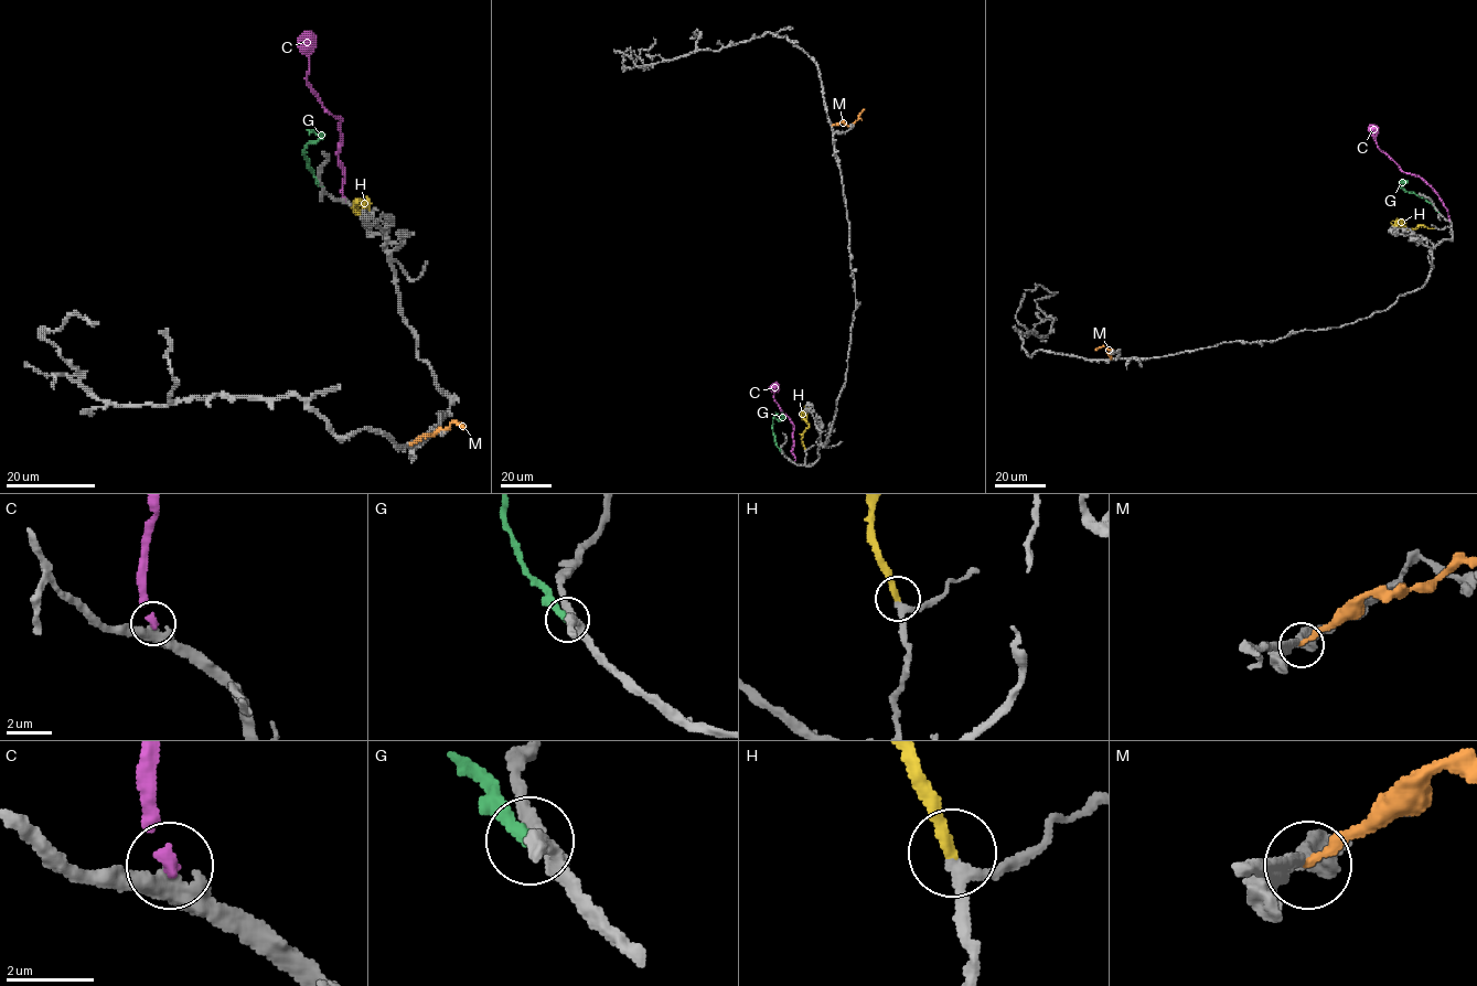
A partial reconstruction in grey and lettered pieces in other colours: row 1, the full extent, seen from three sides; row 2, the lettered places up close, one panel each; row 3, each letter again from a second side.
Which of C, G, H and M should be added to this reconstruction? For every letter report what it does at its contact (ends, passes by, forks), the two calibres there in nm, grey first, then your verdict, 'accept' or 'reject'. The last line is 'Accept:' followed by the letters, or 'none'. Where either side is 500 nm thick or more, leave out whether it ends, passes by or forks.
C: it ends; calibres 380 and 220 nm; reject
G: it ends; calibres 300 and 280 nm; reject
H: it ends; calibres 200 and 260 nm; accept
M: it ends; calibres 440 and 240 nm; reject
Accept: H

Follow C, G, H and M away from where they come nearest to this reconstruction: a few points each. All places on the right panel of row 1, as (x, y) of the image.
C: (1448, 220), (1448, 211), (1430, 185), (1419, 175), (1404, 173), (1378, 148), (1371, 125)
G: (1438, 212), (1431, 203), (1405, 192), (1401, 186), (1405, 181), (1399, 182)
H: (1434, 228), (1411, 229), (1401, 225), (1402, 221), (1395, 224), (1392, 221)
M: (1111, 360), (1112, 352), (1106, 346), (1094, 350)

